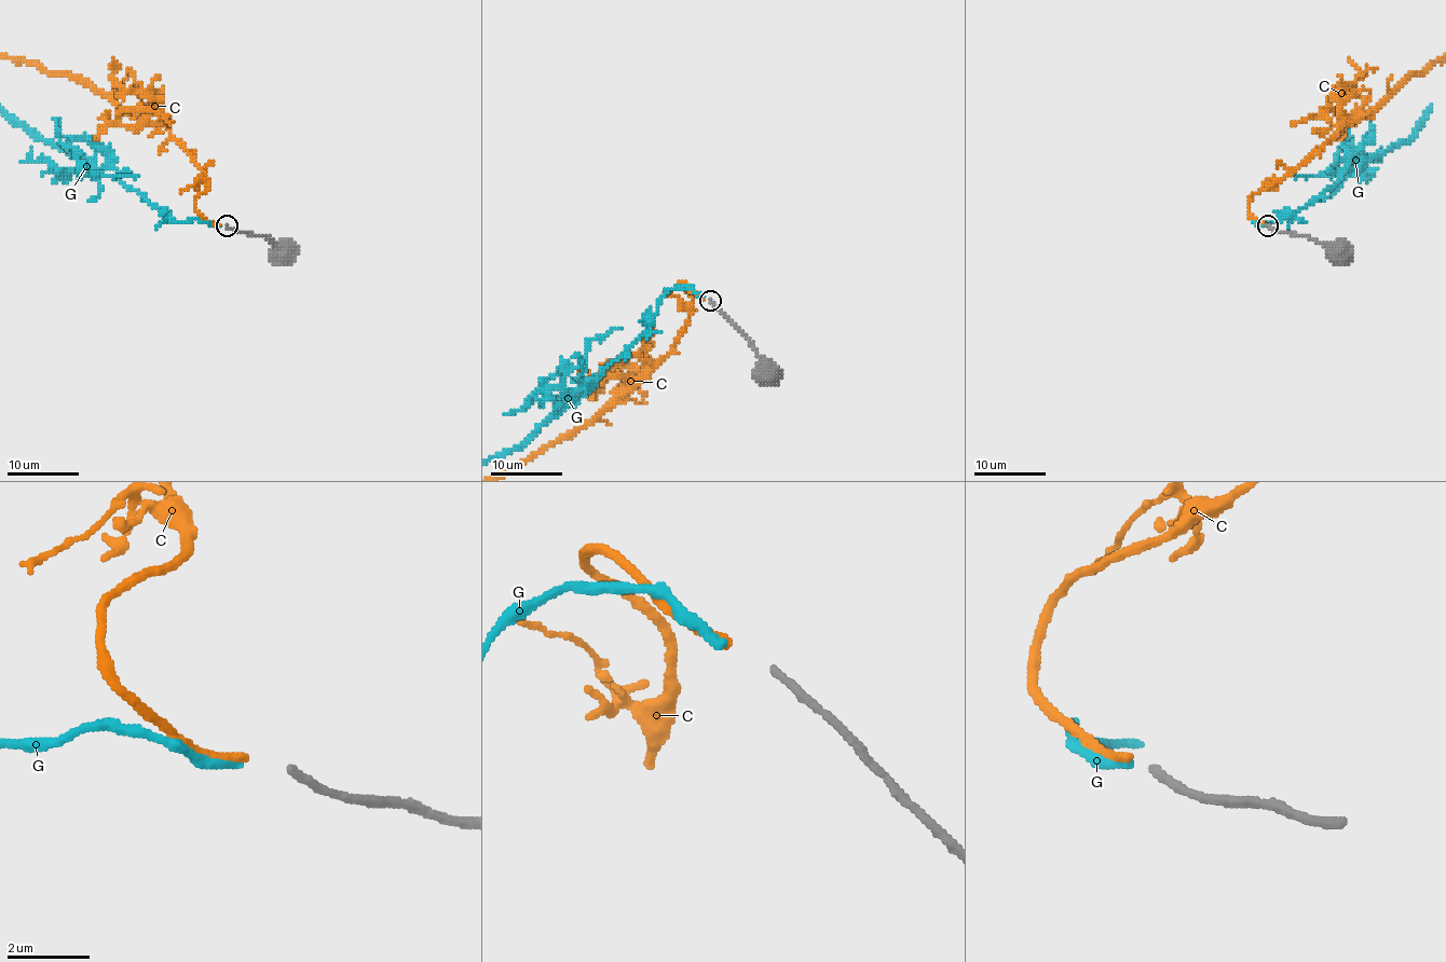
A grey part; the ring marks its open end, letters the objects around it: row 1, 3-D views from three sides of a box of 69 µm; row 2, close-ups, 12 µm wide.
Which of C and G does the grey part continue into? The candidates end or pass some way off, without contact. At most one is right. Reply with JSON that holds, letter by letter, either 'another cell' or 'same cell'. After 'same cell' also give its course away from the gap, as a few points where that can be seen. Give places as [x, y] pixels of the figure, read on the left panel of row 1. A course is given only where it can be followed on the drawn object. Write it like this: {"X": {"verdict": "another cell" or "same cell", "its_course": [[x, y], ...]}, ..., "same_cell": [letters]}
{"C": {"verdict": "same cell"}, "G": {"verdict": "another cell"}, "same_cell": ["C"]}

